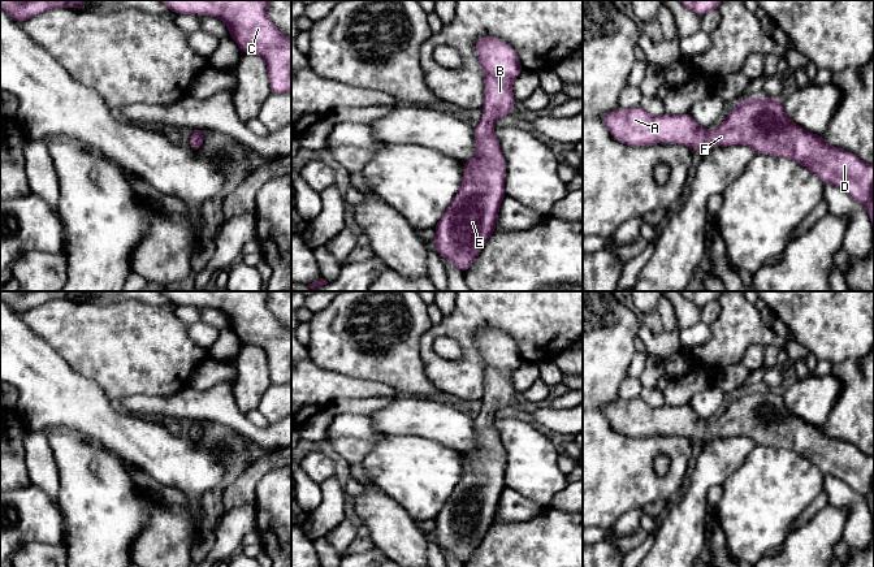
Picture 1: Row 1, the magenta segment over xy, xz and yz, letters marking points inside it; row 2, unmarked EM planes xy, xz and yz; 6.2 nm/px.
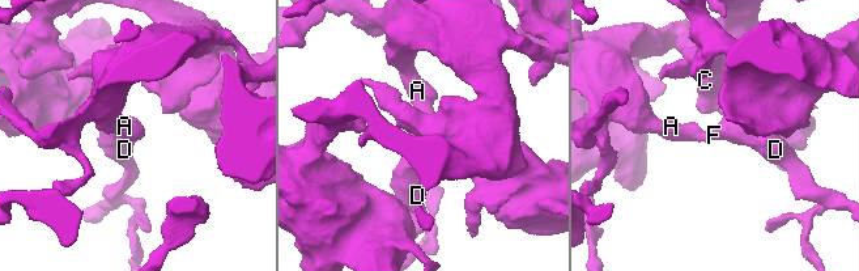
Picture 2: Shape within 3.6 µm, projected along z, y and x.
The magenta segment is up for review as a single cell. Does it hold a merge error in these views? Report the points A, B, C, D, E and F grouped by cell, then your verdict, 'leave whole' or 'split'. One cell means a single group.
A B C D E F; leave whole

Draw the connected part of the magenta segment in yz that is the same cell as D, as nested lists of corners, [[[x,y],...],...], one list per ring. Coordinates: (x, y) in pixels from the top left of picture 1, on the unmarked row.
[[[744,390],[713,423],[704,421],[688,404],[679,407],[650,407],[640,398],[615,401],[602,406],[610,425],[624,436],[649,437],[656,434],[680,434],[691,441],[704,442],[717,437],[744,436],[756,445],[783,447],[797,453],[813,463],[823,475],[844,481],[867,502],[874,521],[874,455],[865,455],[857,446],[828,437],[822,427],[804,421],[793,415],[783,401],[780,390]]]

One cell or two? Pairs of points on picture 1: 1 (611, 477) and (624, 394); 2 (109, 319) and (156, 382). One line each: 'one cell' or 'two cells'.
1: two cells
2: one cell

